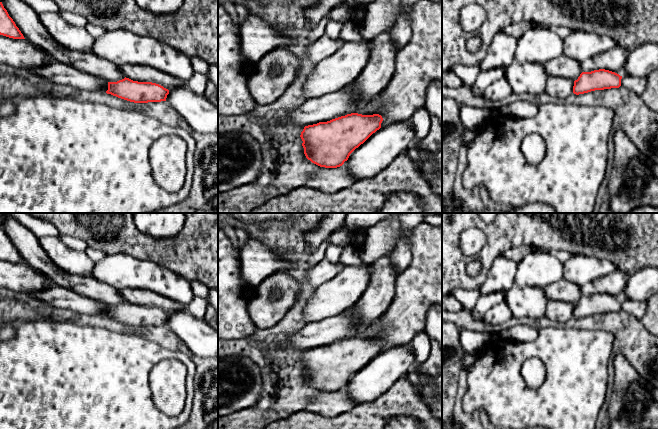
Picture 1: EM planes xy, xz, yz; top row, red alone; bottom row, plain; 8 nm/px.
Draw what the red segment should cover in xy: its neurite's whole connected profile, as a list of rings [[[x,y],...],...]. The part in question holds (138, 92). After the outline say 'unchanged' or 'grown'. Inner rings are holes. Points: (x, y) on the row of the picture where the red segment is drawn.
[[[125,77],[117,82],[108,82],[106,93],[134,103],[148,103],[166,101],[169,90],[156,83]]]; unchanged

